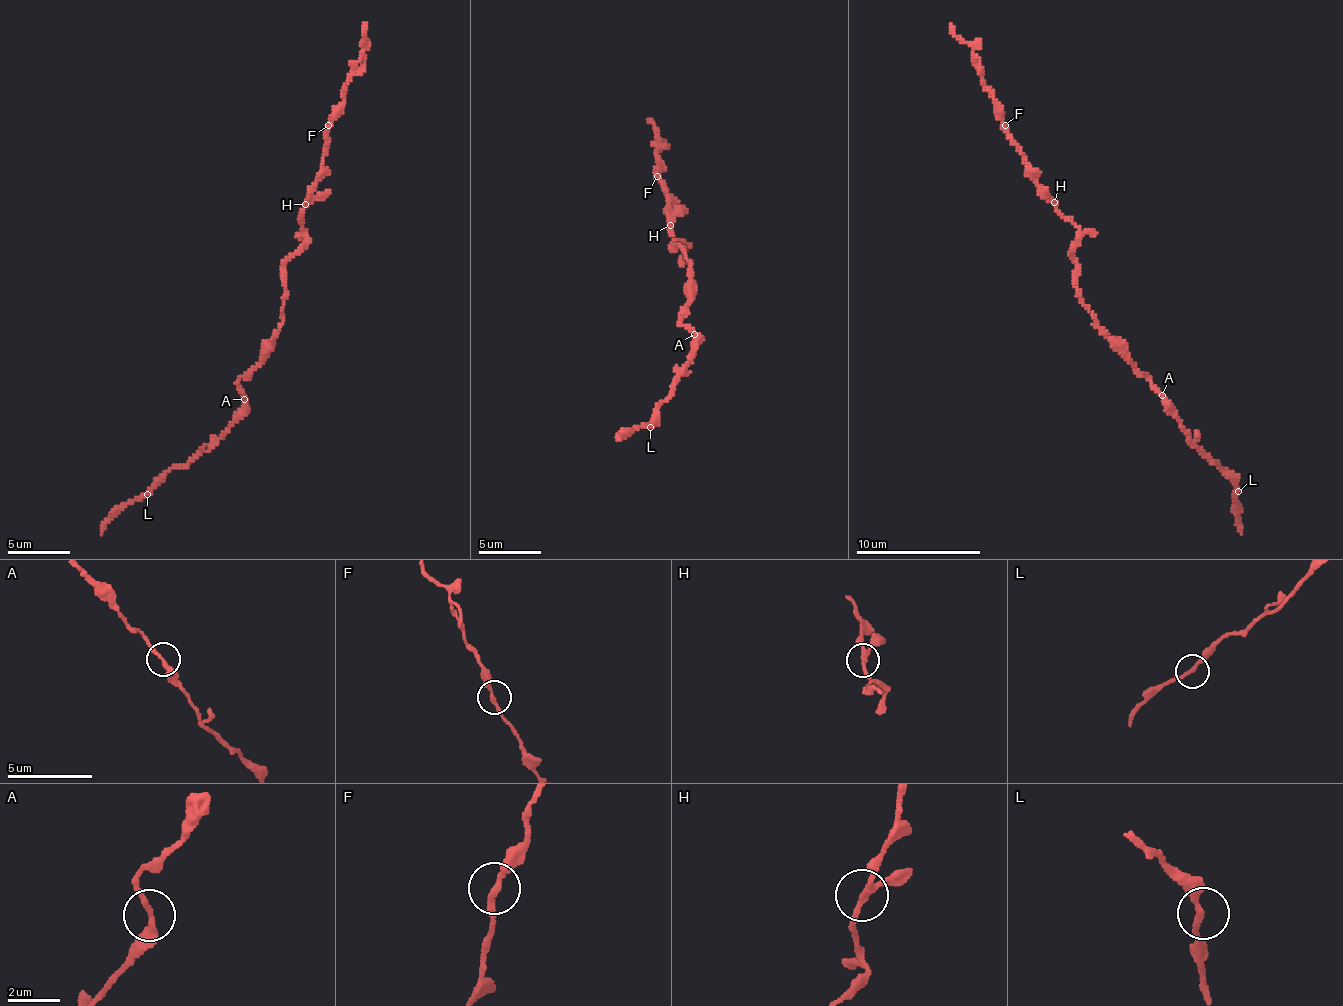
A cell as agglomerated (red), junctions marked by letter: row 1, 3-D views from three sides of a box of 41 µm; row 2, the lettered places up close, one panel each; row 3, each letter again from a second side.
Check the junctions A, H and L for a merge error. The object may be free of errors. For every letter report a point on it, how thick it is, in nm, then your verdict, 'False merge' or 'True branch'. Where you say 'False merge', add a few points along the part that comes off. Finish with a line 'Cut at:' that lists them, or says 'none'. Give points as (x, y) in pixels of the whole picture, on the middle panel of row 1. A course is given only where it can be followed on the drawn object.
A: Place: (694, 334). Thickness 240 nm. True branch
H: Place: (670, 225). Thickness 190 nm. True branch
L: Place: (650, 427). Thickness 200 nm. True branch
Cut at: none

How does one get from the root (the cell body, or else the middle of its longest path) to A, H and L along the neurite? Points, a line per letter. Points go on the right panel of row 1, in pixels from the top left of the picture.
A: (1086, 305), (1098, 324), (1162, 395)
H: (1086, 305), (1077, 290), (1077, 262), (1070, 252), (1072, 242), (1080, 236), (1080, 229), (1053, 201)
L: (1086, 305), (1098, 324), (1152, 383), (1152, 389), (1176, 417), (1191, 444), (1202, 447), (1217, 461), (1238, 491)

